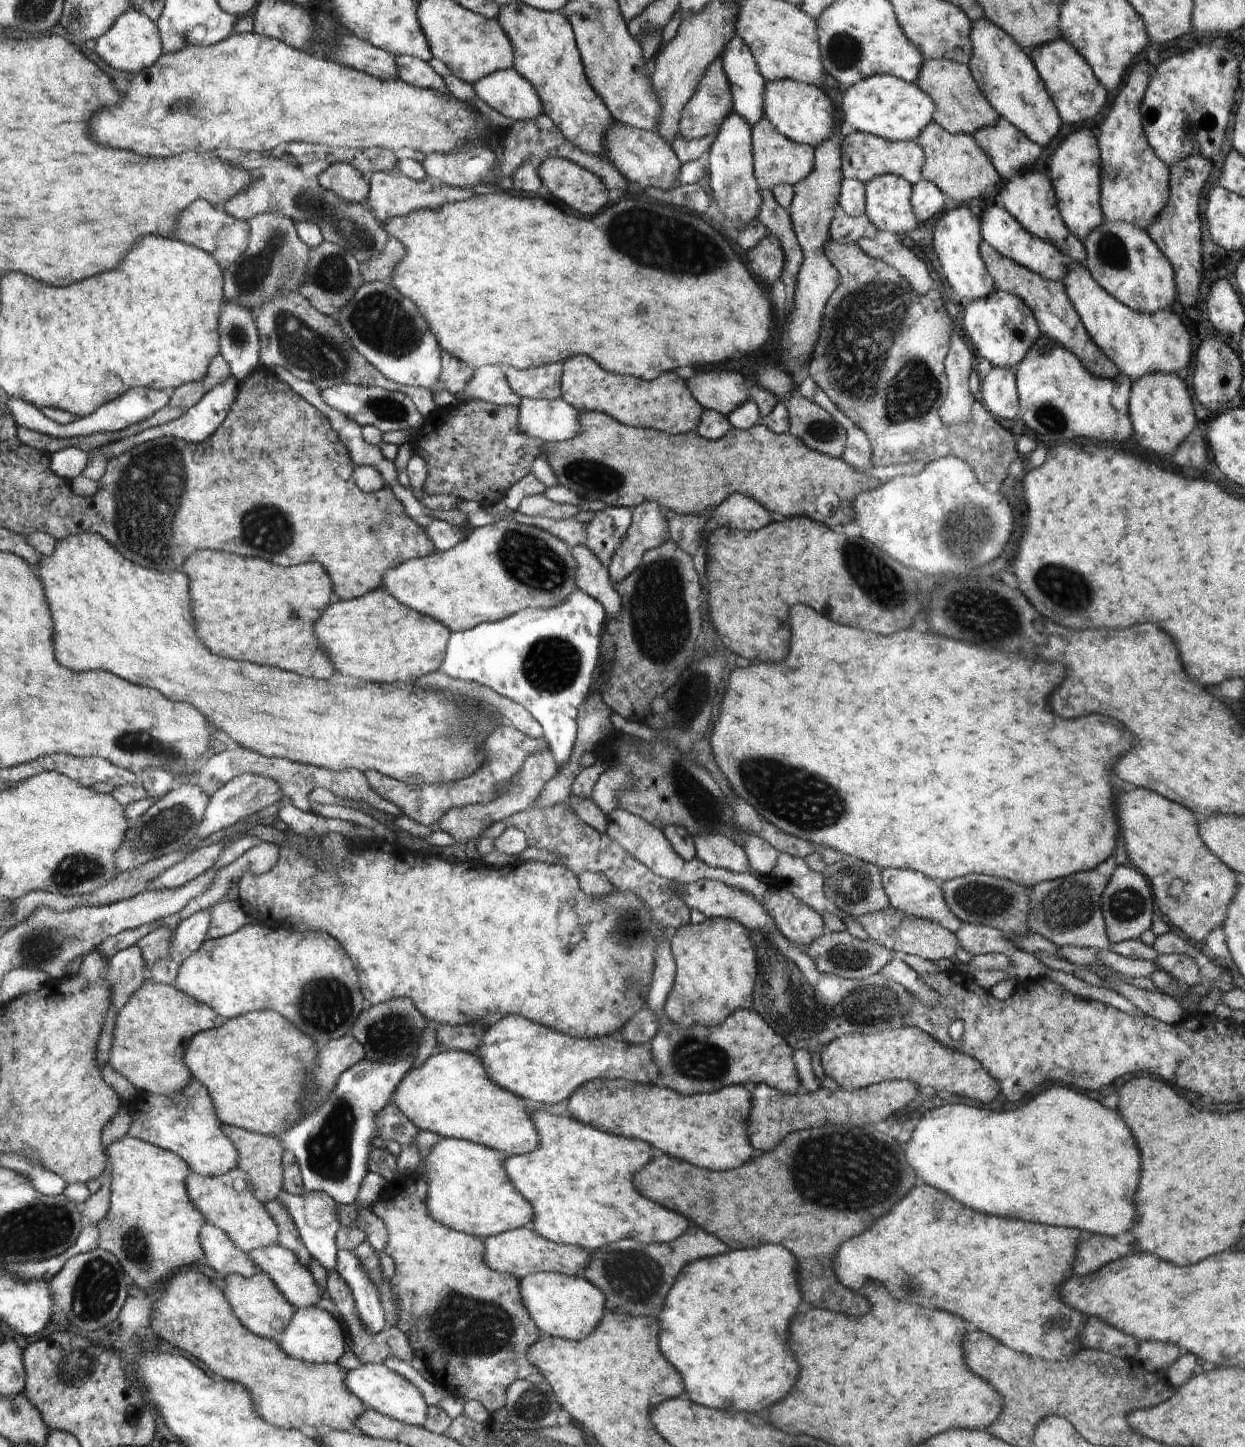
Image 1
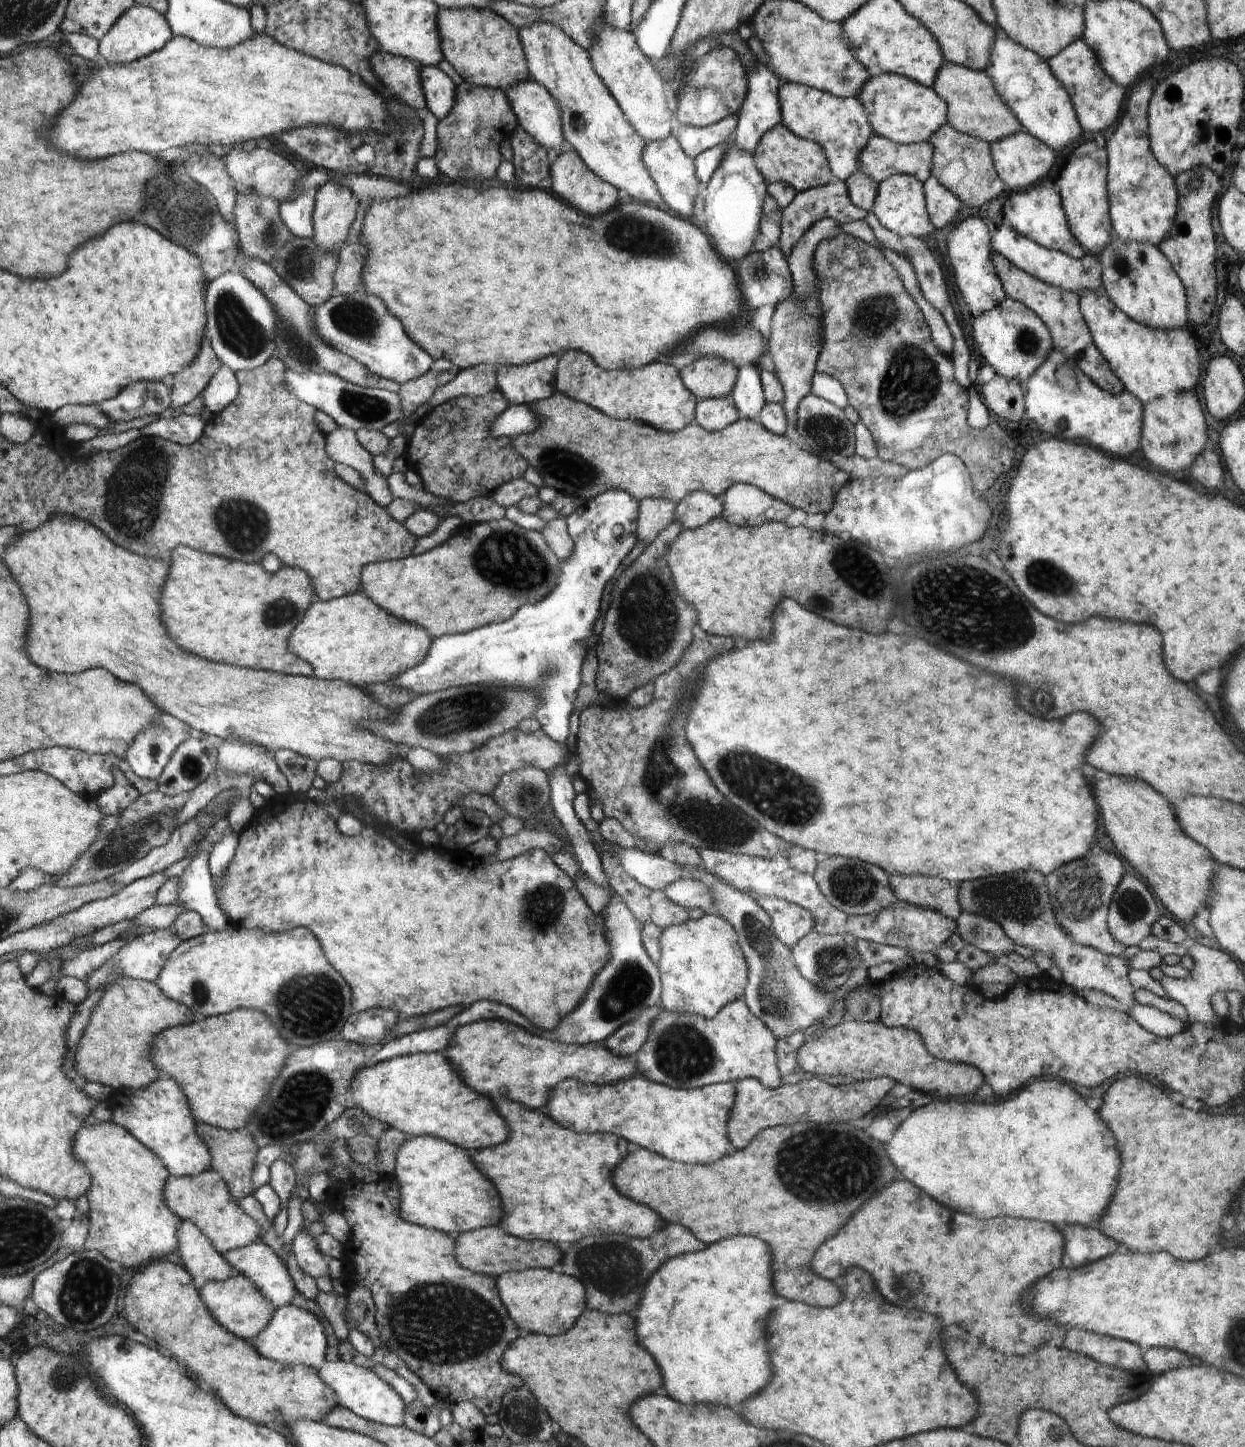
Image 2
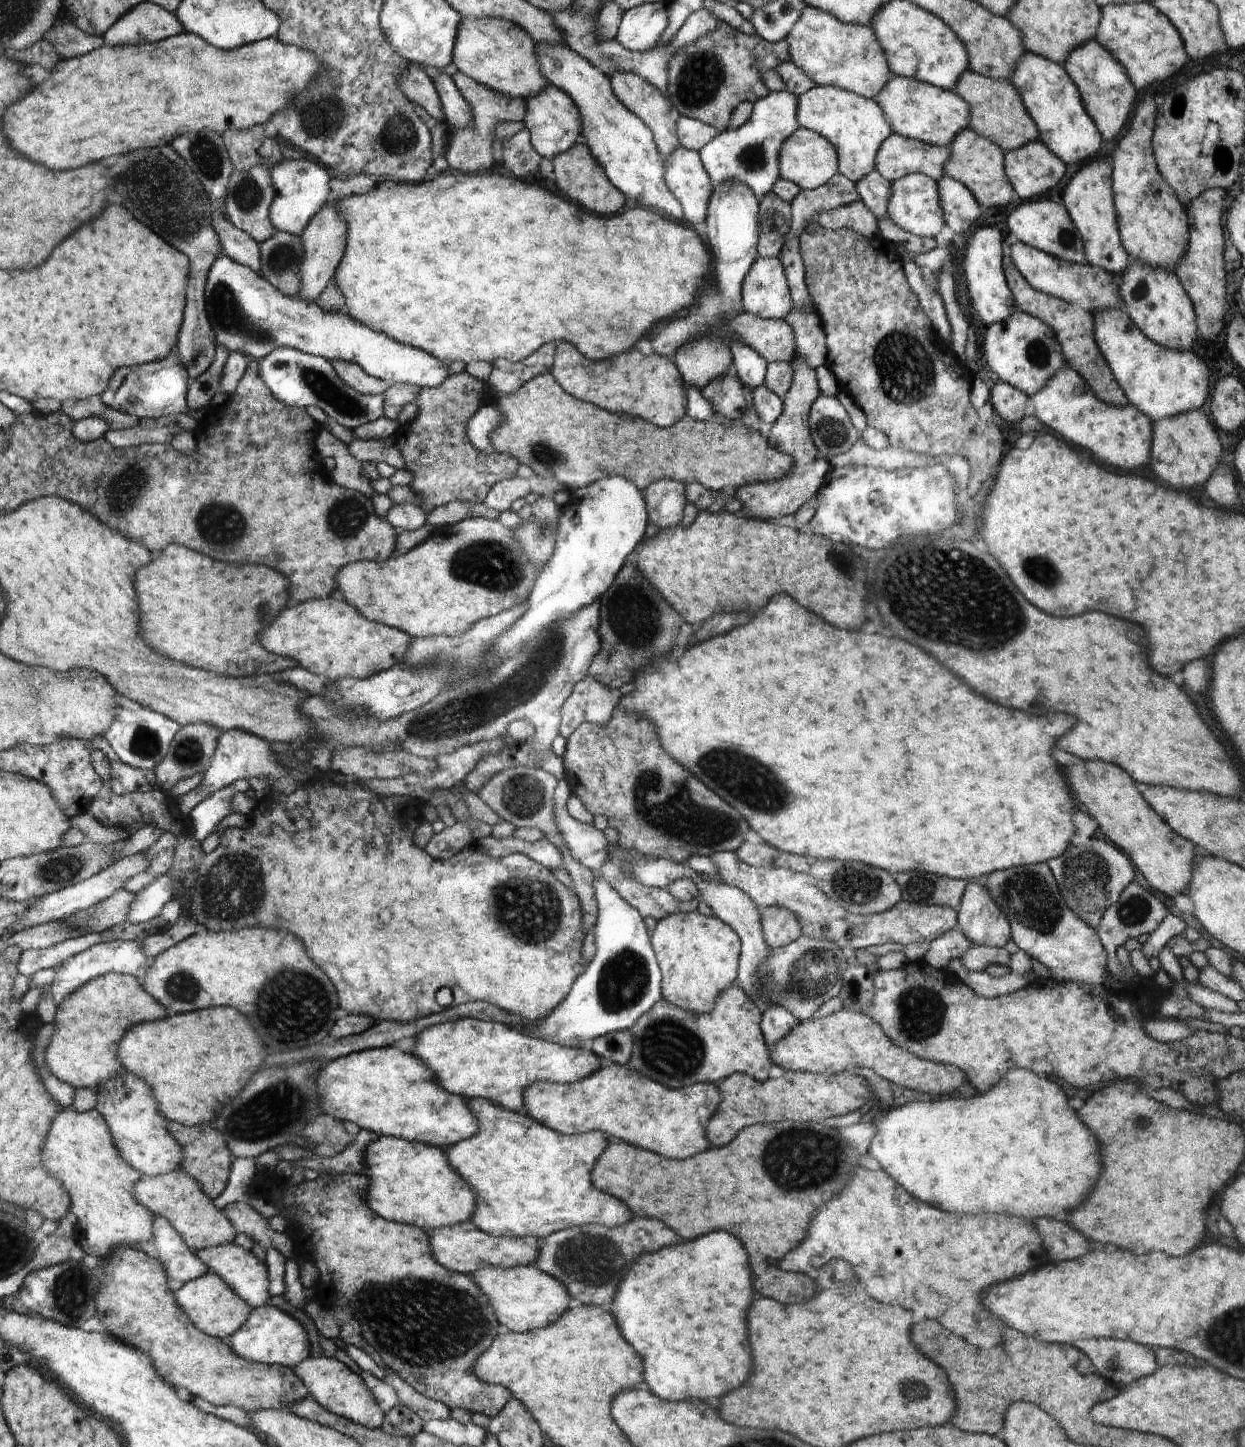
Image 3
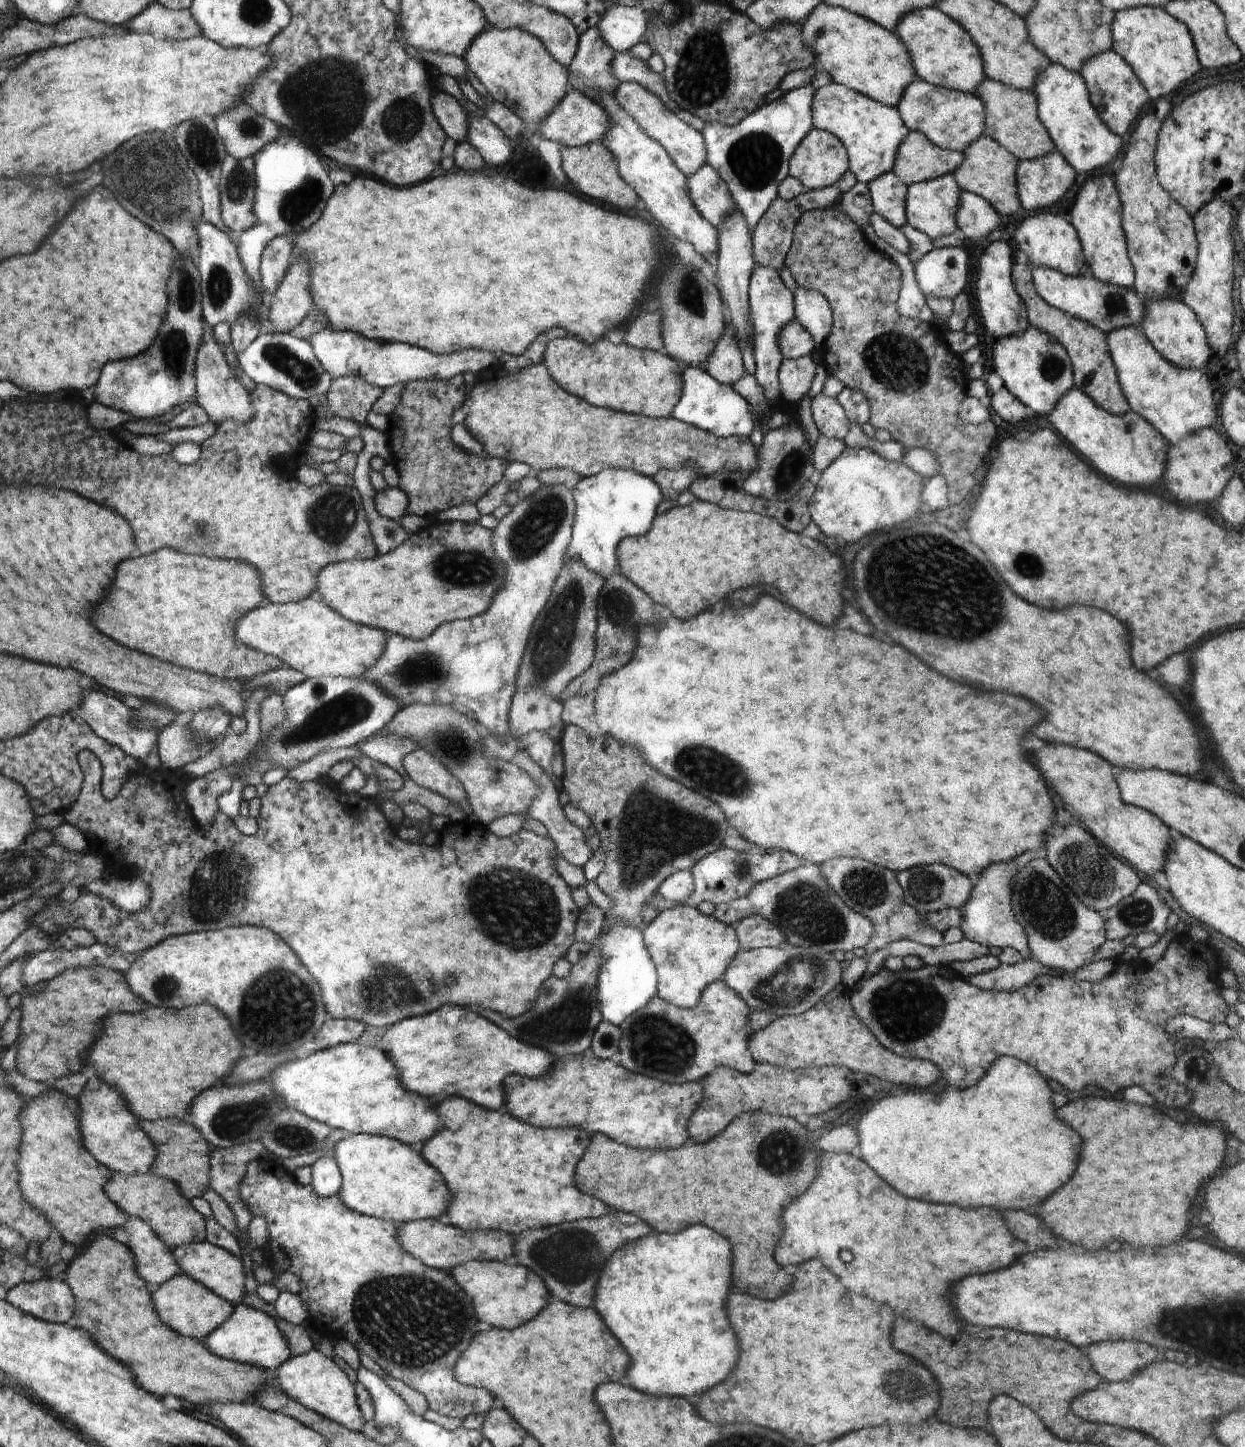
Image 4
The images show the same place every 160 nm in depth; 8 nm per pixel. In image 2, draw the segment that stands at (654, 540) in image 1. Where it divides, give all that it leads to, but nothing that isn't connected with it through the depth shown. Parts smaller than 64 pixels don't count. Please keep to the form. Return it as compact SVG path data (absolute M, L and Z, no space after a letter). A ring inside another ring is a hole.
M646 498L640 501L640 514L637 516L637 540L648 546L670 523L674 522L674 501Z

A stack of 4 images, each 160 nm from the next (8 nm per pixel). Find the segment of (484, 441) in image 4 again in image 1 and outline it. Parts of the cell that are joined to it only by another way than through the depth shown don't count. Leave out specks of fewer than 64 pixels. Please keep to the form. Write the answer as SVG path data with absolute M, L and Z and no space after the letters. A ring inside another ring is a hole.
M596 411L580 413L579 421L582 432L576 438L545 442L542 454L547 454L548 462L558 476L558 484L573 490L586 501L604 501L608 506L632 510L642 503L656 501L662 510L698 515L707 509L713 510L727 496L740 493L757 500L770 513L780 512L785 517L804 515L834 528L857 517L853 502L860 493L877 489L882 484L844 459L812 450L789 432L776 434L762 422L746 430L732 427L721 439L711 441L696 431L671 435L656 429L632 428Z

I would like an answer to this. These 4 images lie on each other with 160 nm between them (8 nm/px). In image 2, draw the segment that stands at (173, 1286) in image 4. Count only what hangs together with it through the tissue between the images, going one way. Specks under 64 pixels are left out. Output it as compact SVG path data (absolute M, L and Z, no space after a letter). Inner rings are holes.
M243 1274L225 1281L206 1281L200 1284L199 1293L218 1322L231 1333L252 1342L269 1326L276 1306L259 1291L259 1288Z

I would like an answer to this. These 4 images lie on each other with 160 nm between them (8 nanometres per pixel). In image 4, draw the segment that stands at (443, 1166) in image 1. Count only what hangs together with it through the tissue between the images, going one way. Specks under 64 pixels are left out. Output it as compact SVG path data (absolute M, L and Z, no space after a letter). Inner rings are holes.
M353 1133L337 1142L335 1147L332 1156L342 1178L338 1194L351 1209L397 1225L446 1216L453 1194L442 1173L420 1154L417 1147L366 1133Z

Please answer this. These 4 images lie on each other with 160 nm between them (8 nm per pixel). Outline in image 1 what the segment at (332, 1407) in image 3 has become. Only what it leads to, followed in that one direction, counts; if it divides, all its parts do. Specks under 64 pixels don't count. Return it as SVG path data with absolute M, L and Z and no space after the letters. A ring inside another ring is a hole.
M383 1362L364 1363L363 1366L348 1370L346 1384L360 1400L365 1402L368 1409L374 1409L376 1412L381 1412L409 1425L422 1427L426 1422L430 1404L427 1403L421 1390L400 1373L386 1368Z

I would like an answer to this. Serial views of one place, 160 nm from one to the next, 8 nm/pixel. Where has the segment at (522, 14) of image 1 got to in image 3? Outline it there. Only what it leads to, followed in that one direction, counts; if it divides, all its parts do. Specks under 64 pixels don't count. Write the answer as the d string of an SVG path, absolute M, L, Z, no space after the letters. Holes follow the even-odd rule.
M558 41L555 43L536 43L536 56L538 62L540 62L541 75L545 77L546 82L569 94L573 104L577 106L581 113L582 123L580 141L583 141L592 150L593 157L605 169L606 176L612 183L626 194L626 198L634 198L638 205L648 206L648 209L656 208L664 216L670 216L670 218L676 218L676 220L683 218L684 209L681 207L681 201L674 196L673 192L670 192L668 185L665 183L664 154L657 147L653 131L637 113L630 112L622 104L621 99L613 91L609 76L570 46Z

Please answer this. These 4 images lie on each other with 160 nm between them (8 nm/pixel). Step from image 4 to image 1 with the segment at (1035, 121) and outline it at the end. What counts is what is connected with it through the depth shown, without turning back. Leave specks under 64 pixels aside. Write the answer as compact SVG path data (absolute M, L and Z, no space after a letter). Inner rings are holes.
M948 59L924 60L914 83L934 101L933 121L949 133L973 135L981 128L995 125L1000 118L980 92L967 65Z

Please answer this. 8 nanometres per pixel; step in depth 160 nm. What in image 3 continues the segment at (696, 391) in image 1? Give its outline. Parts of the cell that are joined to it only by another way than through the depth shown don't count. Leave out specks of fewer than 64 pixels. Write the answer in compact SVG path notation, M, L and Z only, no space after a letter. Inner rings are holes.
M699 337L689 342L672 360L677 363L686 384L699 391L733 370L731 348L717 337Z

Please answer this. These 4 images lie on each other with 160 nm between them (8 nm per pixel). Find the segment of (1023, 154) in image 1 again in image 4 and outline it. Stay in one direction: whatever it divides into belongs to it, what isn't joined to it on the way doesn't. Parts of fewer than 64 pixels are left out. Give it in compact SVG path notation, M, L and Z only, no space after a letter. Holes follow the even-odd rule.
M1058 150L1033 159L1019 159L1016 169L1017 191L1022 208L1038 212L1048 208L1064 196L1076 178L1075 170L1066 162Z

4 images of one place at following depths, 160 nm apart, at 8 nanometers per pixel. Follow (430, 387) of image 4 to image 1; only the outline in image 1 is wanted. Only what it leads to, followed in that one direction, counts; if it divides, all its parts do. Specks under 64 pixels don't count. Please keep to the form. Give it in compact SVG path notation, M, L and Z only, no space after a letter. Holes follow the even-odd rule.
M476 399L464 400L452 408L438 408L426 416L426 420L414 436L412 446L428 466L424 491L432 495L451 494L465 501L496 504L505 499L509 488L529 475L532 463L539 457L545 441L528 436L519 425L518 408L500 406Z

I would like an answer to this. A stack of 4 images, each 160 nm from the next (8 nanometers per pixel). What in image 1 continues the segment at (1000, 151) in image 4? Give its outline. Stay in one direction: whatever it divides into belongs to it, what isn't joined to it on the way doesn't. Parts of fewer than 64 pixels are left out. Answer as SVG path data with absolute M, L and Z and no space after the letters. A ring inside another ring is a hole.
M930 121L915 141L924 151L925 161L922 167L922 178L937 186L947 198L956 202L973 202L988 186L1000 180L999 174L978 146L973 135L952 134L942 126Z

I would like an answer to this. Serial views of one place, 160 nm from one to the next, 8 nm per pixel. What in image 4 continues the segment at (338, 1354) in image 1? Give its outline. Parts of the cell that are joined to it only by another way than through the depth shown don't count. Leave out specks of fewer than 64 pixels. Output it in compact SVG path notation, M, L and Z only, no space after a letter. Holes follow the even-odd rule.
M246 1303L237 1304L232 1316L208 1335L204 1344L218 1356L254 1365L262 1370L276 1370L292 1358L291 1348L277 1322L268 1313L256 1310Z

